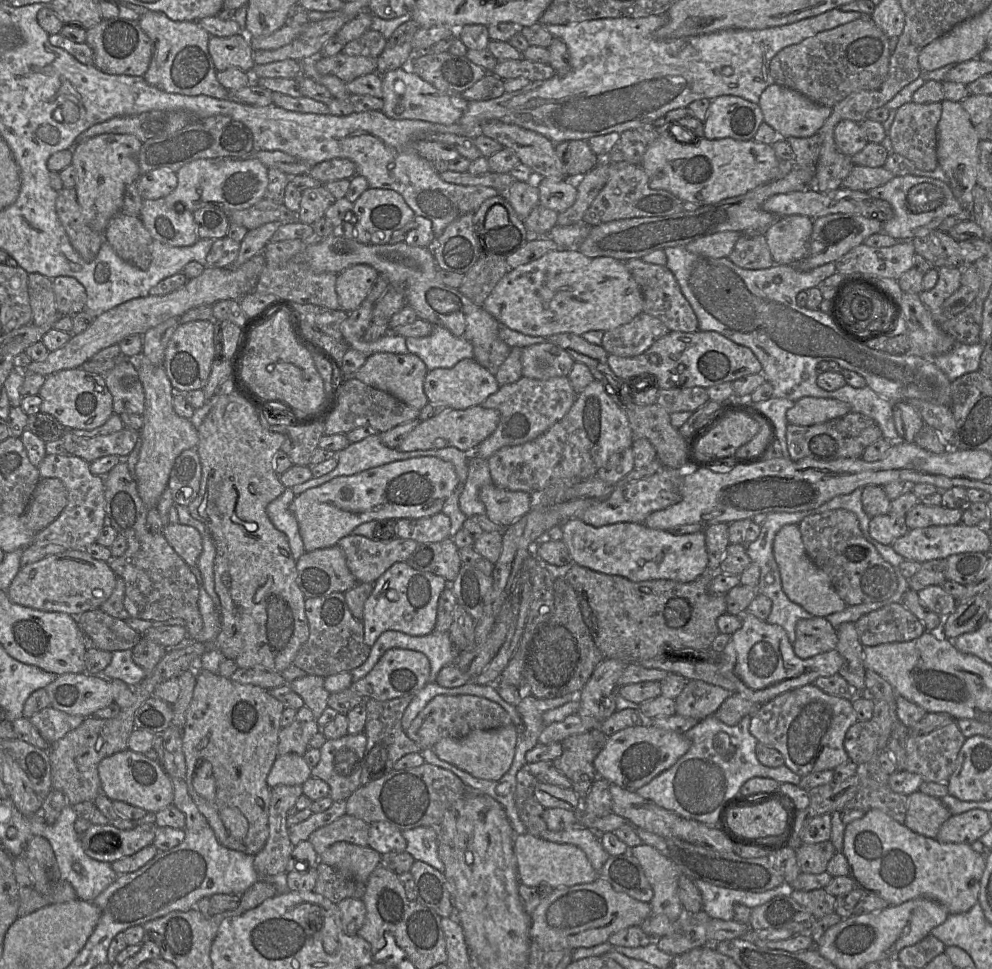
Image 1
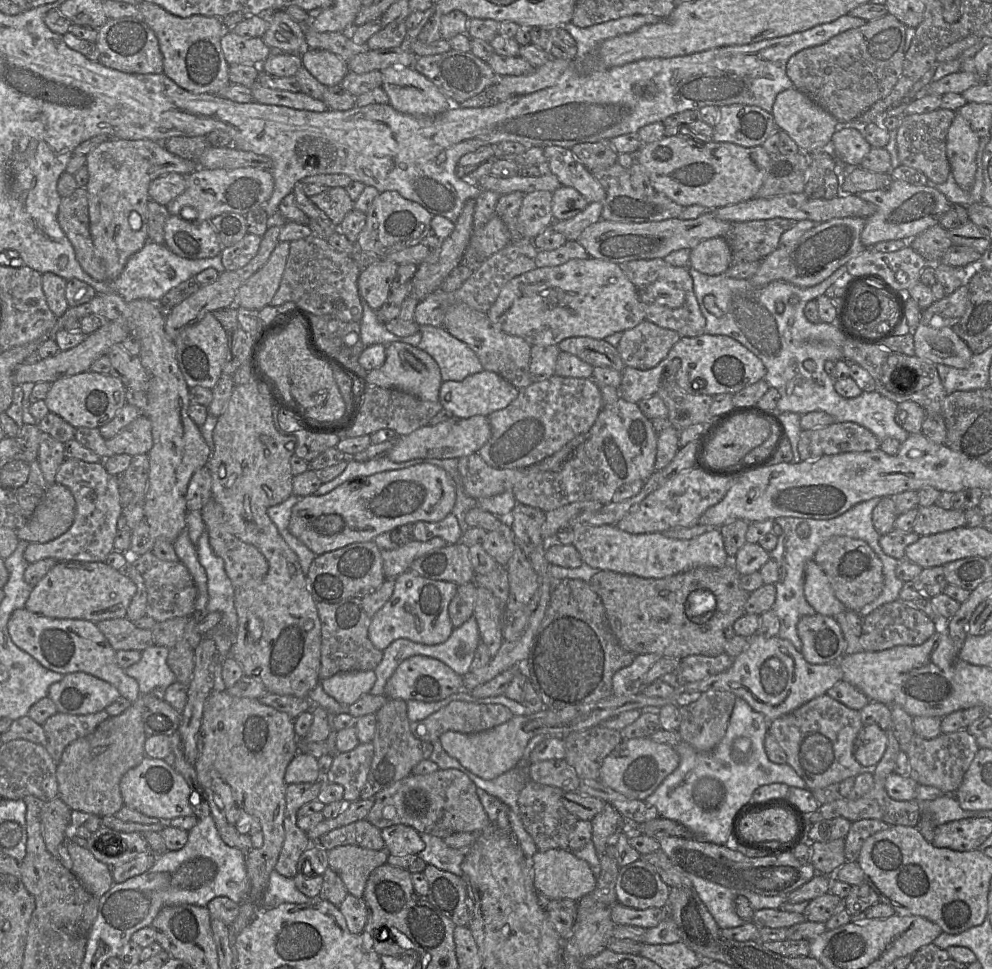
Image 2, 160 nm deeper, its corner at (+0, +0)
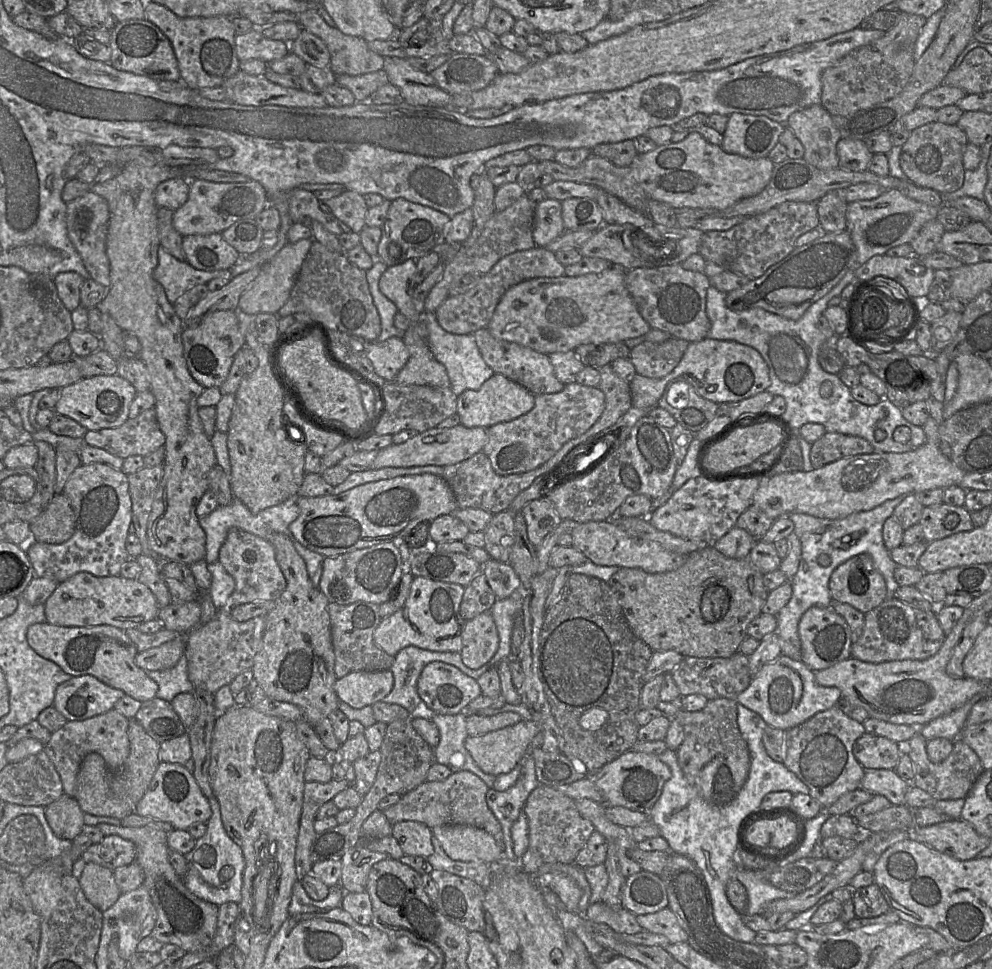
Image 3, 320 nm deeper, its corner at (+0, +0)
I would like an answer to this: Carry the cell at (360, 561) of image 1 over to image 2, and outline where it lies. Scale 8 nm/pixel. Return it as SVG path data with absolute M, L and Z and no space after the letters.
M435 537L427 541L412 540L391 550L381 550L383 573L386 579L395 579L409 570L411 563L423 554L446 546L442 538Z

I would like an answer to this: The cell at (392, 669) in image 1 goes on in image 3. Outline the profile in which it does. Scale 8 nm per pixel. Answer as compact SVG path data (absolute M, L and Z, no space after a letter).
M431 662L422 670L417 681L417 692L427 707L438 714L455 715L462 713L471 701L482 694L477 680L461 670L444 662Z

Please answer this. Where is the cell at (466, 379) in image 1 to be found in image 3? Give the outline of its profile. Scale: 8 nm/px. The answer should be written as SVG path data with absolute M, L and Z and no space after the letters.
M494 373L478 390L465 390L457 396L456 414L465 427L488 428L529 412L534 407L534 403L533 393L502 374Z

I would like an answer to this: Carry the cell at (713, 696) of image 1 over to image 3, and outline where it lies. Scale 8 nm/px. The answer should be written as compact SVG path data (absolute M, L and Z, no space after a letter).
M728 698L708 700L699 711L679 709L674 718L684 730L684 740L677 749L679 765L700 795L717 806L730 804L748 778L750 754L737 722L737 701Z

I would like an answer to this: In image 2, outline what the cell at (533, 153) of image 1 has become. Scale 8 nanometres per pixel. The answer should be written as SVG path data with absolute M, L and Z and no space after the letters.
M546 146L543 148L543 153L551 173L563 186L574 188L589 203L605 201L604 187L592 171L575 159L570 149L561 146Z

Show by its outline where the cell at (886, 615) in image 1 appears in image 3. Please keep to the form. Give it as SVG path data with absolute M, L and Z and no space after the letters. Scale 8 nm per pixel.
M896 597L886 599L883 603L865 613L864 627L860 638L852 644L851 657L869 663L881 663L896 660L925 660L935 655L946 637L933 611L923 611L912 607Z

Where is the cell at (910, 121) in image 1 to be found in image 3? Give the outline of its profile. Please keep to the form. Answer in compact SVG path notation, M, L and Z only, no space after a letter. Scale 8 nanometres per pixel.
M938 121L930 122L910 132L908 140L901 146L900 166L906 179L915 185L934 189L940 194L950 193L963 185L966 171L963 166L963 153L967 144L967 136L958 125L948 125Z

